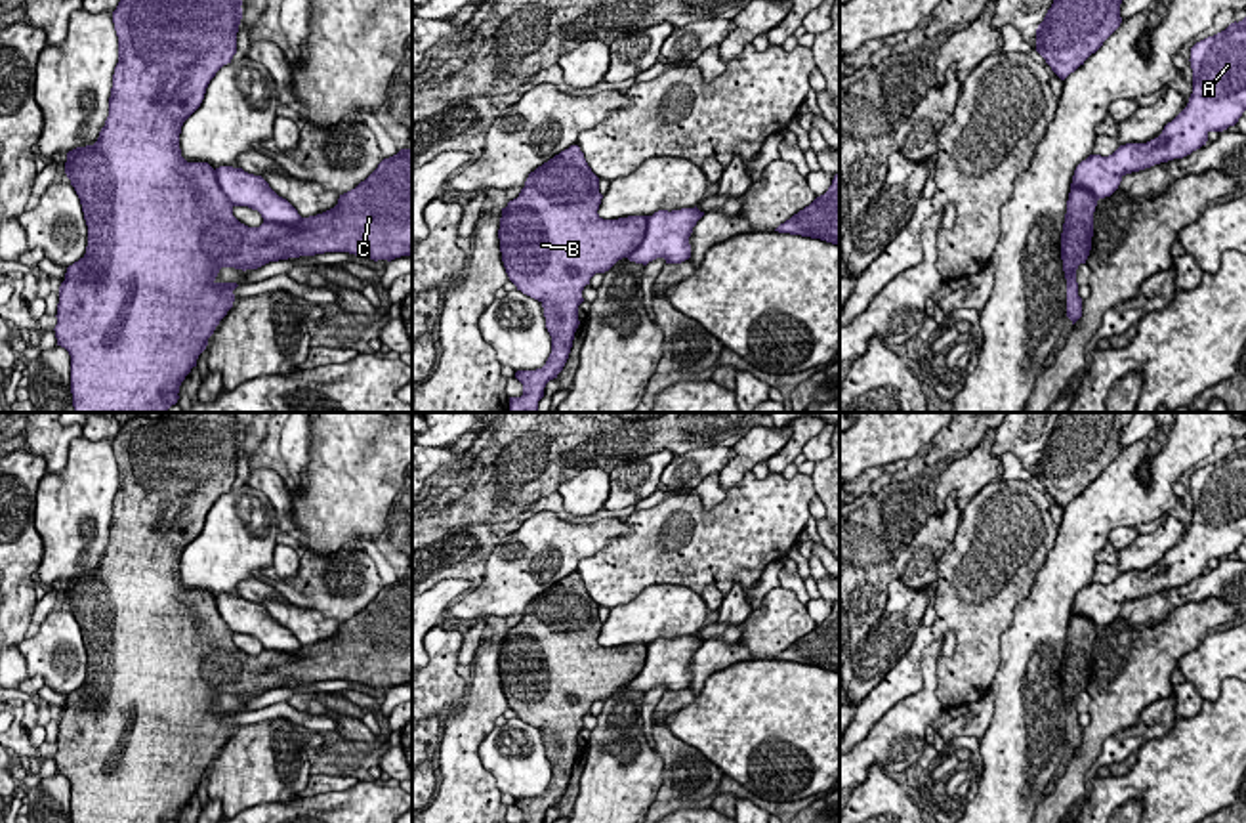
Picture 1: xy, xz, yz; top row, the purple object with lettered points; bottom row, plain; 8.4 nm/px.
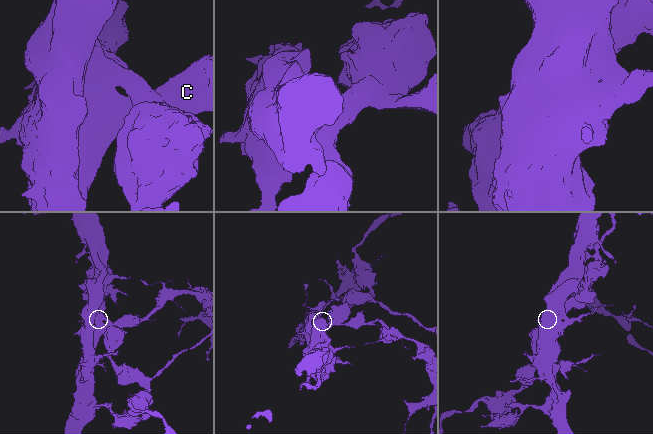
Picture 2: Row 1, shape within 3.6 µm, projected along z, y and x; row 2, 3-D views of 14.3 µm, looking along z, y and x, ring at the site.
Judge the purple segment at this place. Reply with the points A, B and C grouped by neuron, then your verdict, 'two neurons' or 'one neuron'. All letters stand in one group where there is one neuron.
groups A / B C; two neurons

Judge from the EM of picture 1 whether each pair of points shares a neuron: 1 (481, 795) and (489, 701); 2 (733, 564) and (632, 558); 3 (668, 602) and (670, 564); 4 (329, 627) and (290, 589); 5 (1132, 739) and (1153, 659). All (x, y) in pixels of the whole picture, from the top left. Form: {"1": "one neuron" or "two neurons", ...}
{"1": "one neuron", "2": "one neuron", "3": "two neurons", "4": "two neurons", "5": "two neurons"}

